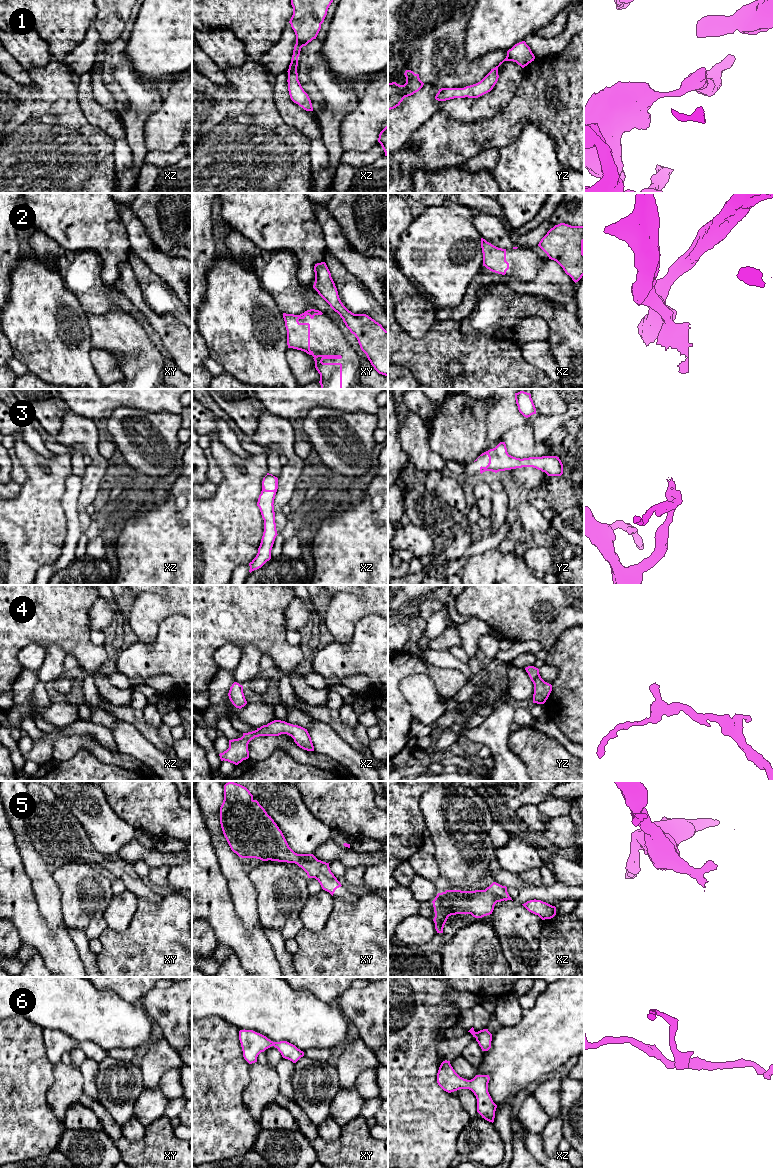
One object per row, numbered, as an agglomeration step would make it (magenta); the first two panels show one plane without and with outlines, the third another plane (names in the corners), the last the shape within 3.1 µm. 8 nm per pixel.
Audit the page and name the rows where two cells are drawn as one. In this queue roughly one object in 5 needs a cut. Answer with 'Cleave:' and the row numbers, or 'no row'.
Cleave: no row

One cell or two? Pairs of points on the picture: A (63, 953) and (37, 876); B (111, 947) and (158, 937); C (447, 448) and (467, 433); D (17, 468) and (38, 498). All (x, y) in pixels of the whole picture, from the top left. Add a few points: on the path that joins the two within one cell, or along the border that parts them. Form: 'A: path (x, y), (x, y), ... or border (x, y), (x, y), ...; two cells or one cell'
A: border (40, 912), (49, 930), (53, 933); two cells
B: path (123, 947), (146, 947); one cell
C: path (452, 443), (462, 433); one cell
D: border (17, 458), (27, 475), (27, 479), (22, 484); two cells

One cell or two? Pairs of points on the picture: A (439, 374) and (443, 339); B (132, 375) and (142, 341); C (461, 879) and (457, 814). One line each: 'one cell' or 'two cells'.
A: one cell
B: one cell
C: one cell

